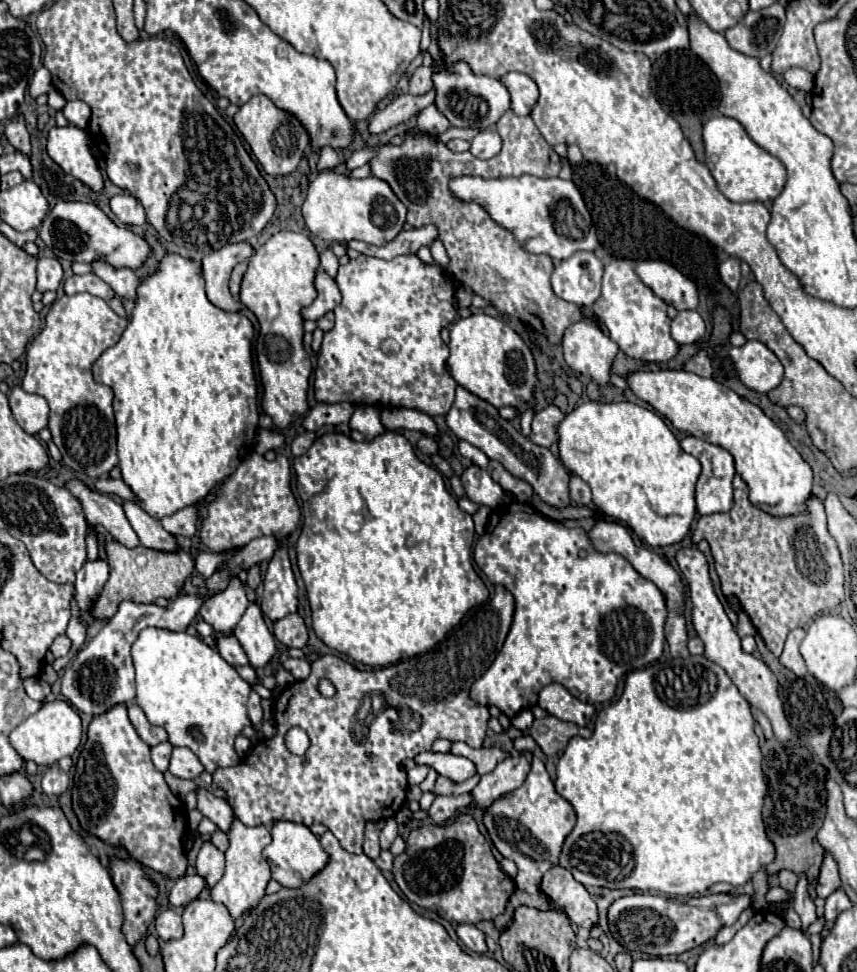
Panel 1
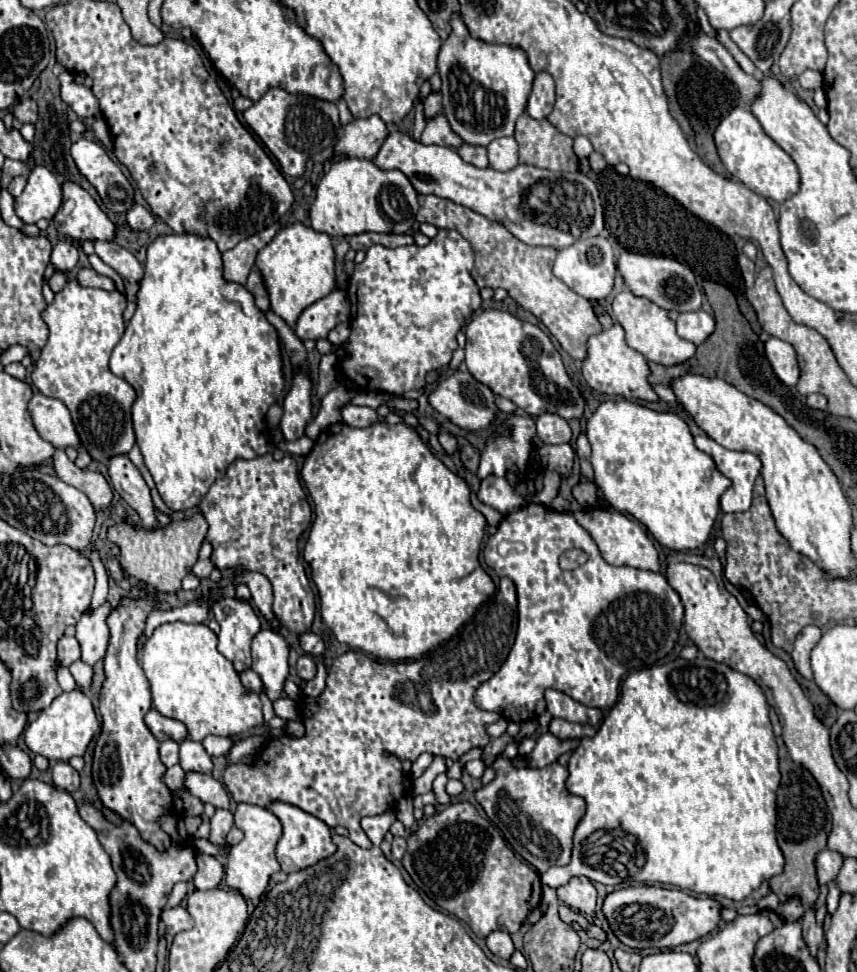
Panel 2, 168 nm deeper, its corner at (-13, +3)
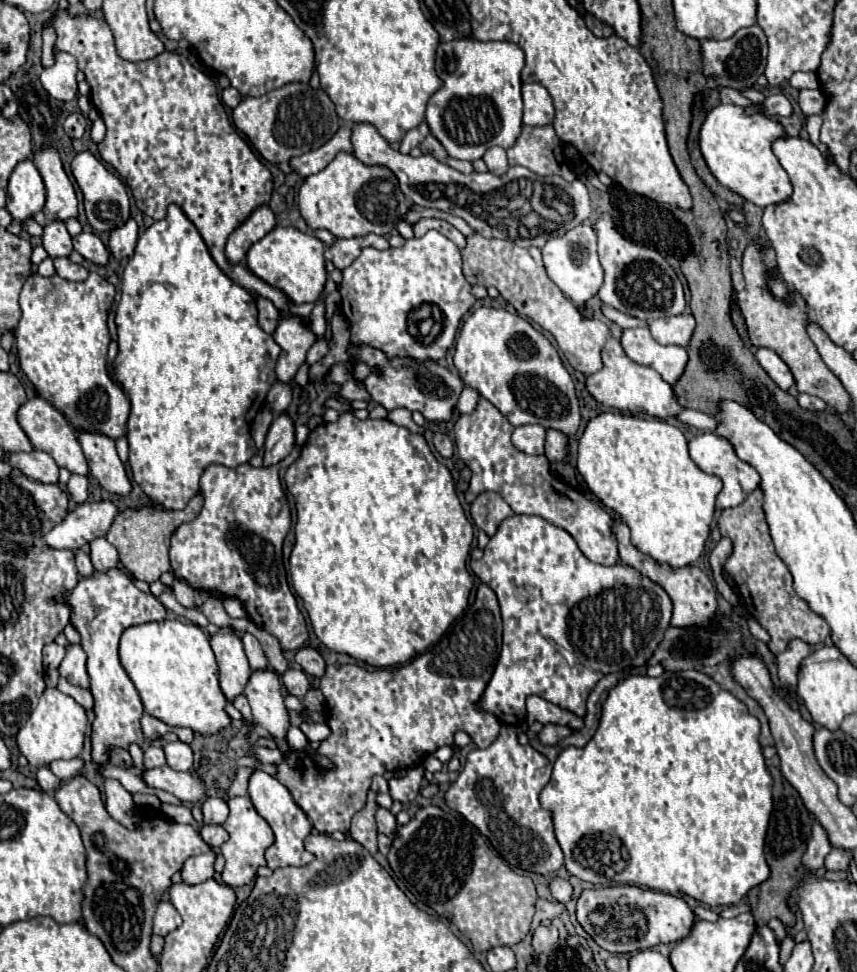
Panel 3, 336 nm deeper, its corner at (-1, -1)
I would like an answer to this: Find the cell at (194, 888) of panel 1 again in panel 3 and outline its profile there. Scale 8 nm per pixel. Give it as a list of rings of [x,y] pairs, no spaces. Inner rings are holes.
[[[214,850],[188,858],[180,870],[182,880],[186,884],[194,886],[194,884],[200,884],[200,882],[206,882],[208,878],[212,878],[214,876],[214,858],[216,858]]]

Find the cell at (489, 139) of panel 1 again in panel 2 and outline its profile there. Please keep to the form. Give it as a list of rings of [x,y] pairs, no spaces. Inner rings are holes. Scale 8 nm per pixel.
[[[496,138],[488,144],[490,166],[500,172],[508,172],[518,166],[518,144],[514,138]]]

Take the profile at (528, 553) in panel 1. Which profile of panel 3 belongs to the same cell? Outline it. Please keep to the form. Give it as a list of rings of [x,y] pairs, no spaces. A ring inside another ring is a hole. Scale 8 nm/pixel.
[[[514,514],[500,522],[498,532],[488,542],[488,550],[484,548],[484,556],[472,560],[472,572],[496,592],[504,624],[504,642],[496,670],[476,706],[480,712],[492,712],[506,726],[520,726],[524,722],[526,698],[530,694],[538,694],[576,716],[584,716],[586,700],[596,682],[614,672],[616,664],[624,664],[624,668],[644,666],[670,626],[672,602],[656,582],[624,564],[600,566],[590,562],[566,530],[540,516]]]

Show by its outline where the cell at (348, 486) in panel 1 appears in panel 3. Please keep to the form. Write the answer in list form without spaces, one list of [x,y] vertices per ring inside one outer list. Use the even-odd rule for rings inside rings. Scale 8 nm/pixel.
[[[350,412],[340,414],[338,422],[334,424],[324,422],[310,432],[306,444],[302,446],[300,458],[286,470],[284,480],[296,500],[296,514],[298,514],[296,542],[289,558],[290,581],[298,596],[304,600],[314,634],[324,646],[328,646],[334,652],[344,652],[356,660],[362,660],[378,668],[406,664],[414,656],[422,654],[430,644],[436,644],[440,636],[448,630],[448,626],[466,610],[468,596],[474,586],[474,578],[468,574],[466,568],[474,530],[456,496],[454,480],[448,468],[434,458],[422,434],[414,434],[404,426],[392,424],[390,420],[372,420],[372,418],[360,420]]]

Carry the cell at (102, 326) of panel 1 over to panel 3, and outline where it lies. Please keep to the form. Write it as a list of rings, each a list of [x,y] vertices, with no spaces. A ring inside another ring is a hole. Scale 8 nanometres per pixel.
[[[92,272],[84,282],[68,282],[60,276],[44,278],[40,274],[32,274],[20,292],[22,318],[16,328],[16,346],[20,368],[34,384],[38,396],[58,408],[76,432],[88,430],[92,434],[104,434],[112,440],[118,440],[126,434],[130,400],[106,370],[106,354],[110,344],[106,326],[106,302],[112,302],[114,294],[114,286],[100,278],[96,272]]]

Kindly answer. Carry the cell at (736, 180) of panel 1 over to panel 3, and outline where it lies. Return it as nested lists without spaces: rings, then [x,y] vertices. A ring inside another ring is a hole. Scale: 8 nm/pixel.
[[[720,104],[708,114],[706,122],[702,124],[700,150],[708,168],[722,186],[740,194],[744,200],[766,208],[770,204],[788,200],[788,196],[792,194],[788,174],[770,148],[772,140],[782,136],[782,132],[784,130],[780,124],[762,114],[746,116],[744,110],[736,104]]]

